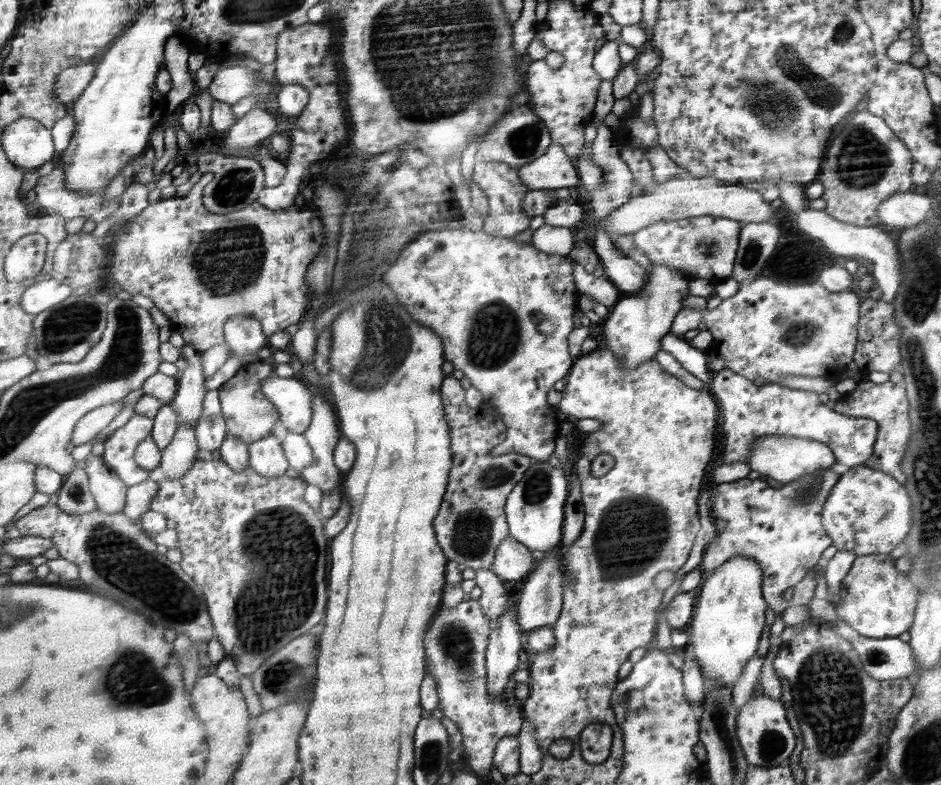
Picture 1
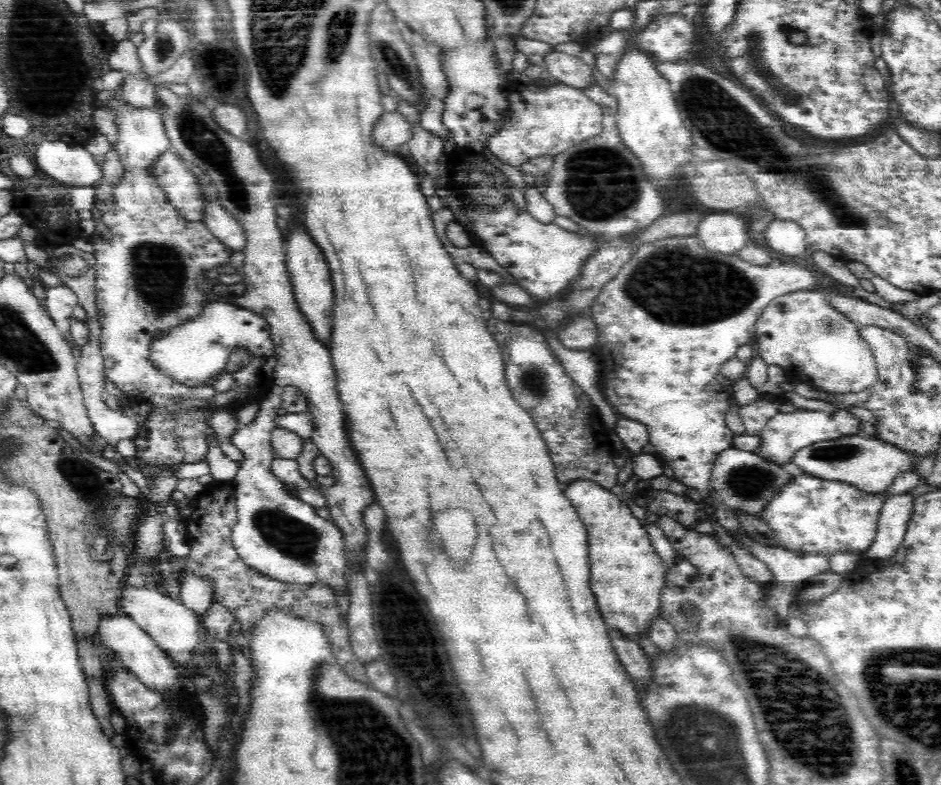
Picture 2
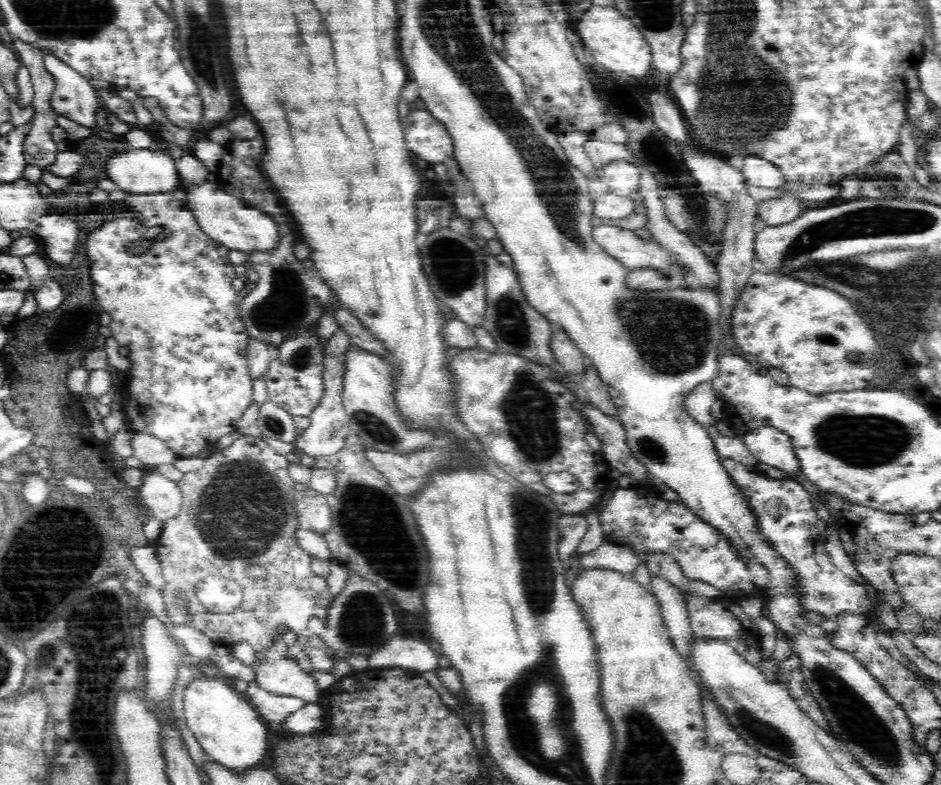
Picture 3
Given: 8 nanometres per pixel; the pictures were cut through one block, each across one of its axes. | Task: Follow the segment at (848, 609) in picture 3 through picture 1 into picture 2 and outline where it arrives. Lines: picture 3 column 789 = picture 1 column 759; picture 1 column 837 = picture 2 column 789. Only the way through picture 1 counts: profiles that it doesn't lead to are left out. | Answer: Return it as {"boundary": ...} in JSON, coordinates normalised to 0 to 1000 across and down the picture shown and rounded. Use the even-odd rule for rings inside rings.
{"boundary":[[[778,568],[765,576],[760,583],[755,614],[757,614],[757,622],[763,627],[765,637],[774,642],[778,654],[797,652],[808,660],[810,650],[814,650],[814,645],[832,624],[831,619],[843,613],[849,603],[850,597],[841,589],[829,592],[803,576],[799,577]]]}

